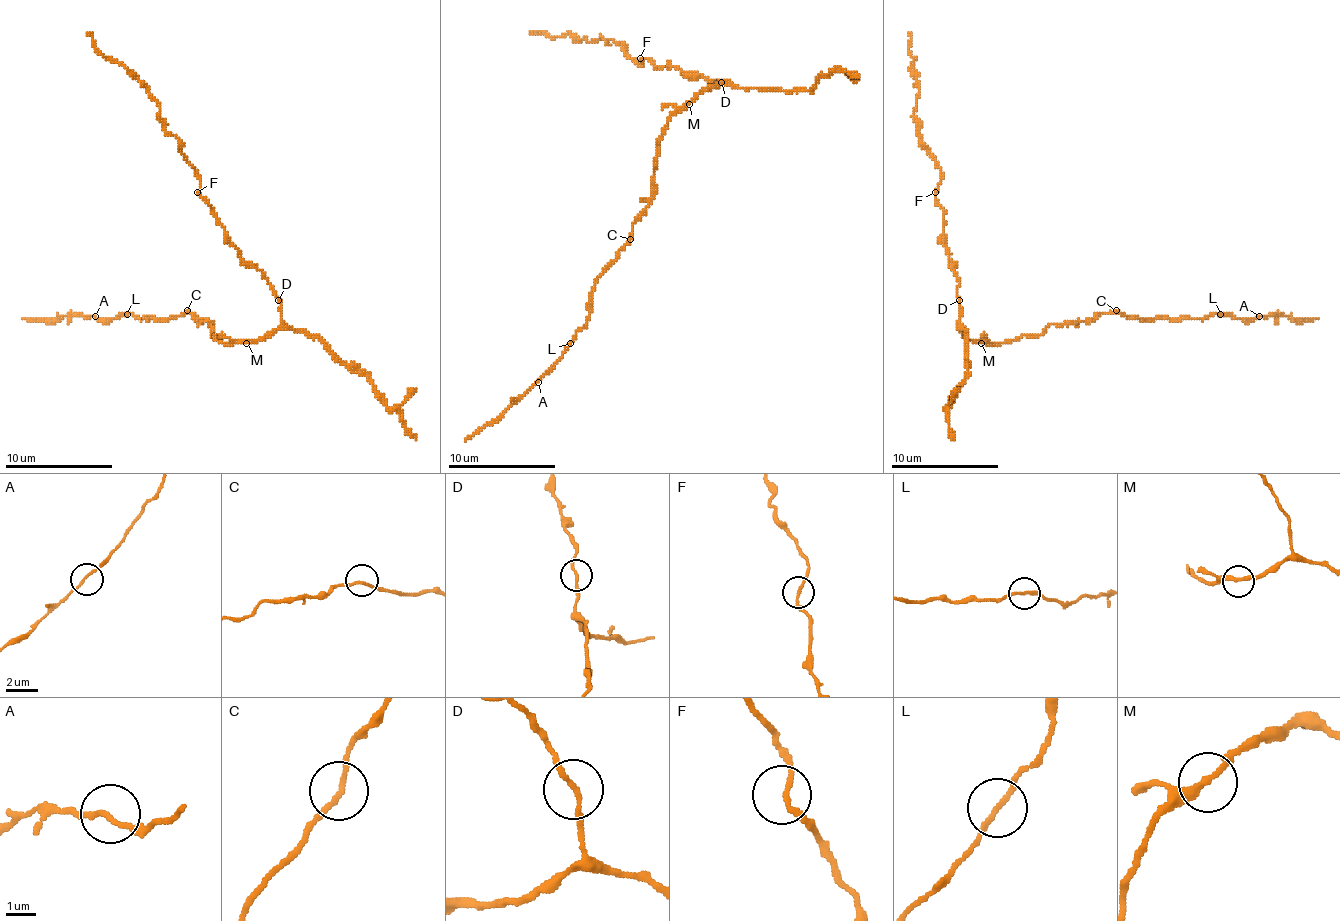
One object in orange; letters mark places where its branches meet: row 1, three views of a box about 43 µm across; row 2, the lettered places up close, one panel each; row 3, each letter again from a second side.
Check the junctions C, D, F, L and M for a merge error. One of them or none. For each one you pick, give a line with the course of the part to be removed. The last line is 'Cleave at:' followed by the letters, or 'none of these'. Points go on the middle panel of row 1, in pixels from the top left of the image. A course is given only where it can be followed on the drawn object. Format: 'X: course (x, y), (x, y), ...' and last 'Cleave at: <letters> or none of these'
L: course (570, 344), (546, 374), (503, 414), (465, 441)
Cleave at: L

